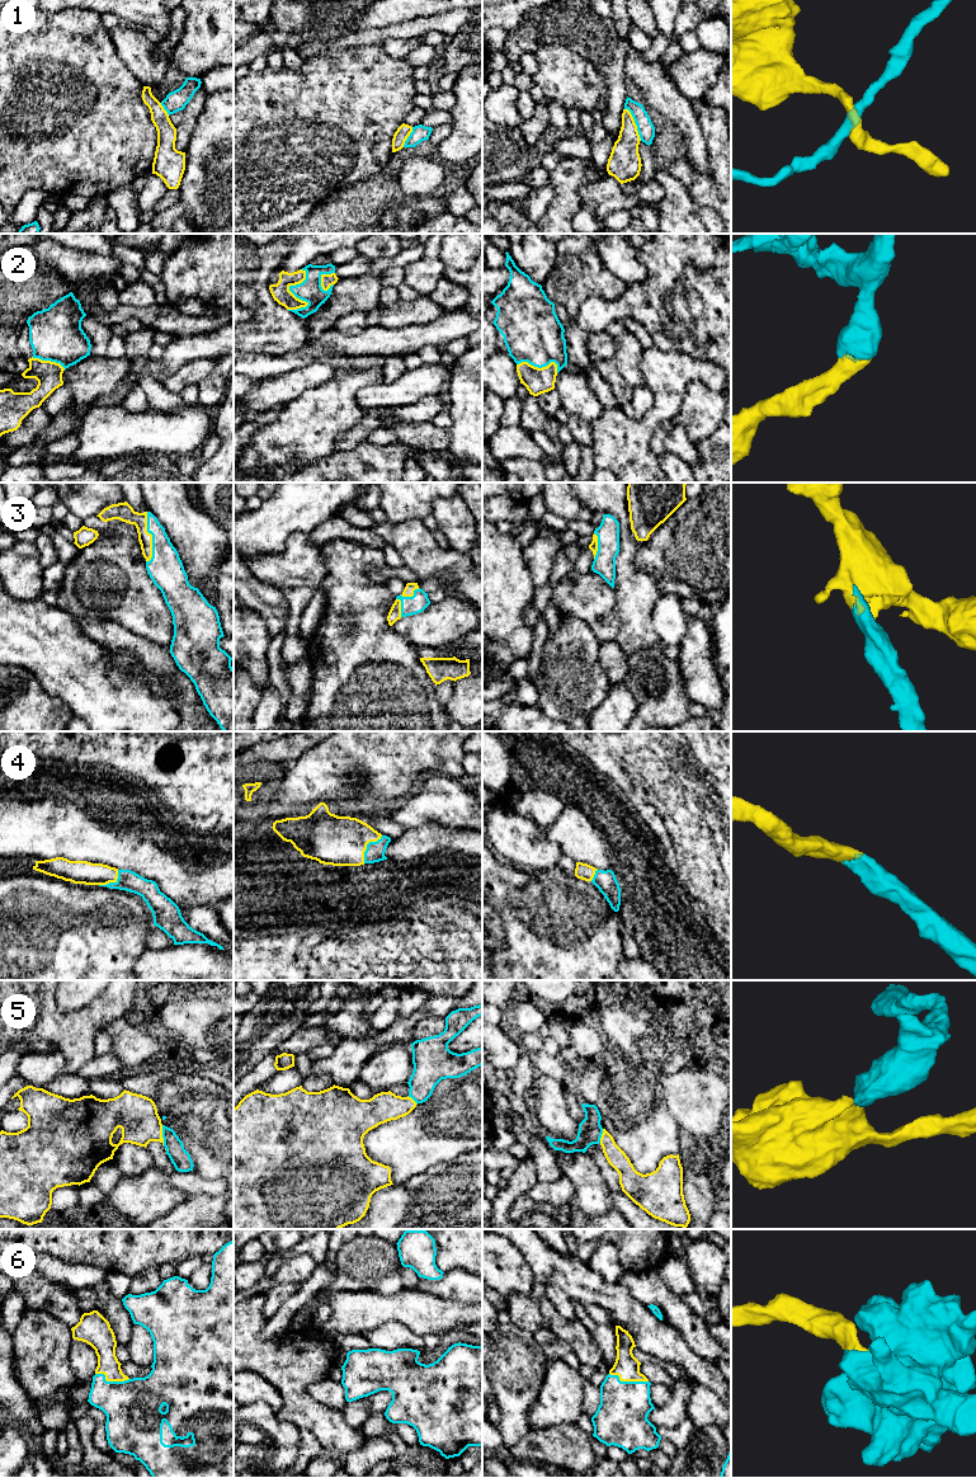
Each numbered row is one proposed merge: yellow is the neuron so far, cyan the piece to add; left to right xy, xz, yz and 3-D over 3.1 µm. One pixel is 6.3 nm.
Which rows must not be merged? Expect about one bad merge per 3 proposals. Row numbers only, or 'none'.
1, 5

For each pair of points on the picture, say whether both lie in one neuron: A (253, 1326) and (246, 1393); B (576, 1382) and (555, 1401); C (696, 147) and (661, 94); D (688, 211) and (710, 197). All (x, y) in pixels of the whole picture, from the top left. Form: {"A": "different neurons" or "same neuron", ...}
{"A": "different neurons", "B": "same neuron", "C": "same neuron", "D": "different neurons"}

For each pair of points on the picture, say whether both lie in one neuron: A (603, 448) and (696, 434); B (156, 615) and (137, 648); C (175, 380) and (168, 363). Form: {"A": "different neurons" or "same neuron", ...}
{"A": "different neurons", "B": "different neurons", "C": "different neurons"}

